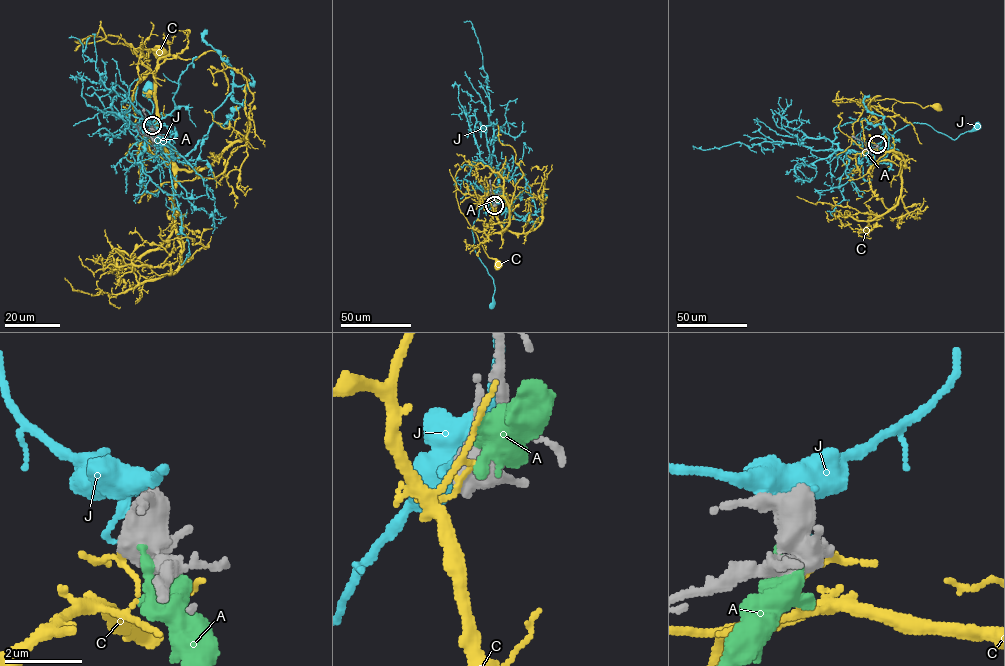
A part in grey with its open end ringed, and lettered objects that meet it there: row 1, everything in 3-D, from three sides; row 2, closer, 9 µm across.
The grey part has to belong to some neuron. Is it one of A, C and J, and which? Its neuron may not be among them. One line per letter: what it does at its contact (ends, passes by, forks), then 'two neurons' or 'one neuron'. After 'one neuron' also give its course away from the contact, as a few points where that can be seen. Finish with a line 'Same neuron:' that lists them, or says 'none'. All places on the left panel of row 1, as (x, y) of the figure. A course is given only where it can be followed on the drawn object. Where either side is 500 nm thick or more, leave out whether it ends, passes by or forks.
A: it ends; two neurons
C: two neurons
J: two neurons
Same neuron: none

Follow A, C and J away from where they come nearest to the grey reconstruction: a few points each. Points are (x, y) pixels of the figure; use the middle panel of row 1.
A: (494, 204), (501, 190)
C: (493, 205), (496, 218), (495, 205), (466, 160), (455, 176), (459, 209), (485, 252), (498, 264)
J: (493, 205), (500, 189), (504, 199), (479, 210), (472, 229), (474, 250), (493, 281), (491, 305)

